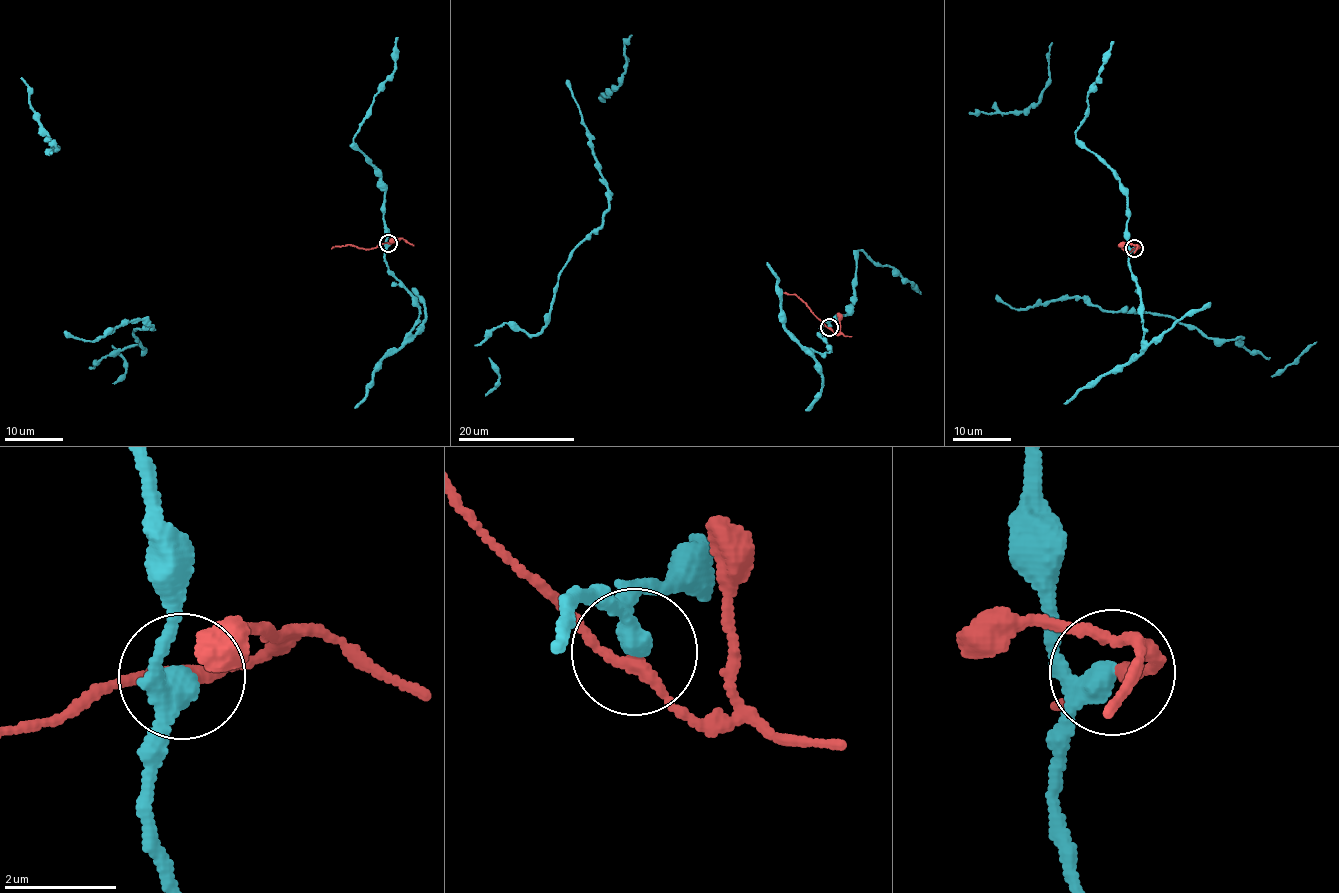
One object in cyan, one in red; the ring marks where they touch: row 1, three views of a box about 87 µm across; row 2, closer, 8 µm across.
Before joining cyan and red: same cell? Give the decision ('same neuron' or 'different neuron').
different neuron

